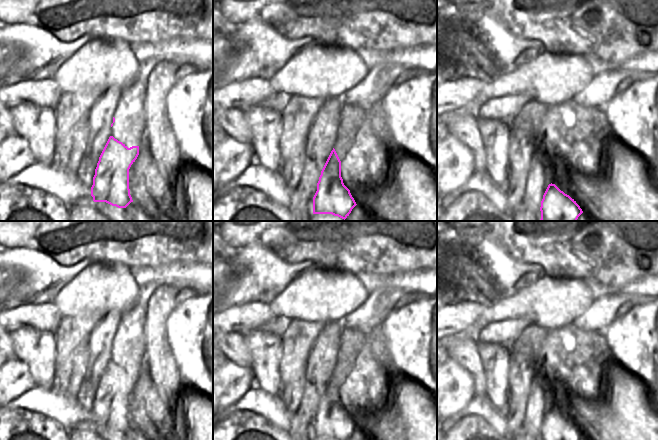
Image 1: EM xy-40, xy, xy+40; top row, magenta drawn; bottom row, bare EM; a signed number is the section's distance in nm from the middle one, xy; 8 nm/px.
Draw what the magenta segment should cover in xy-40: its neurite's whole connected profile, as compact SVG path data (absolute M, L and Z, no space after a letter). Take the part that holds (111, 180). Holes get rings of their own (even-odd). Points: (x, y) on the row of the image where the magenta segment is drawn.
M110 136L97 163L91 196L94 202L106 202L126 208L133 202L129 189L129 169L139 155L139 146L128 148Z

